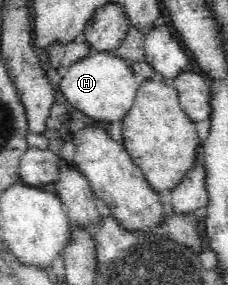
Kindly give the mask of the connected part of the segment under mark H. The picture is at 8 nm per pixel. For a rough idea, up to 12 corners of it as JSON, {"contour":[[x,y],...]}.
{"contour":[[94,48],[59,88],[96,123],[122,121],[142,77]]}

